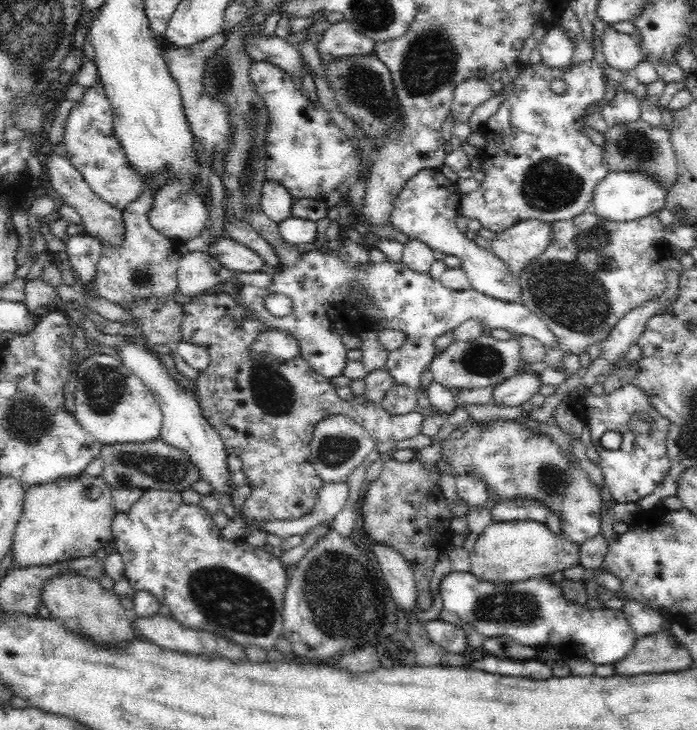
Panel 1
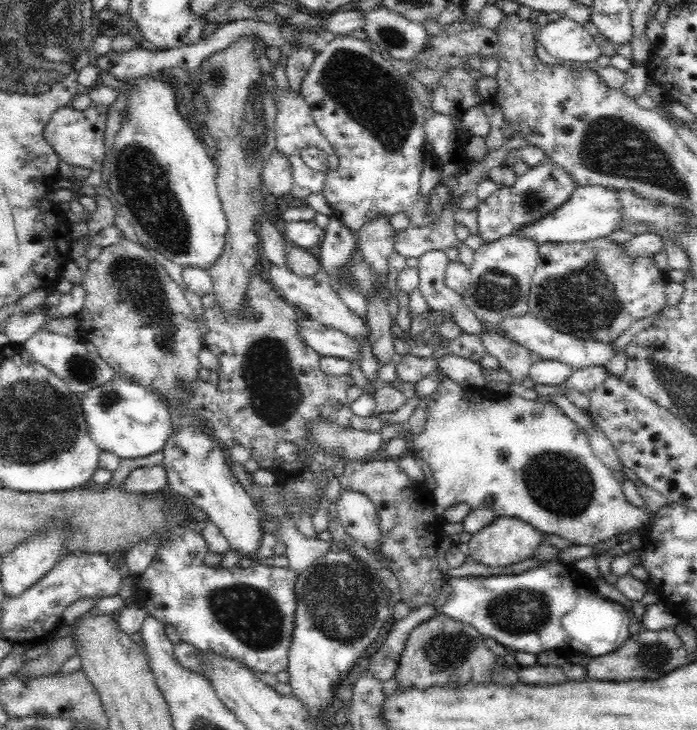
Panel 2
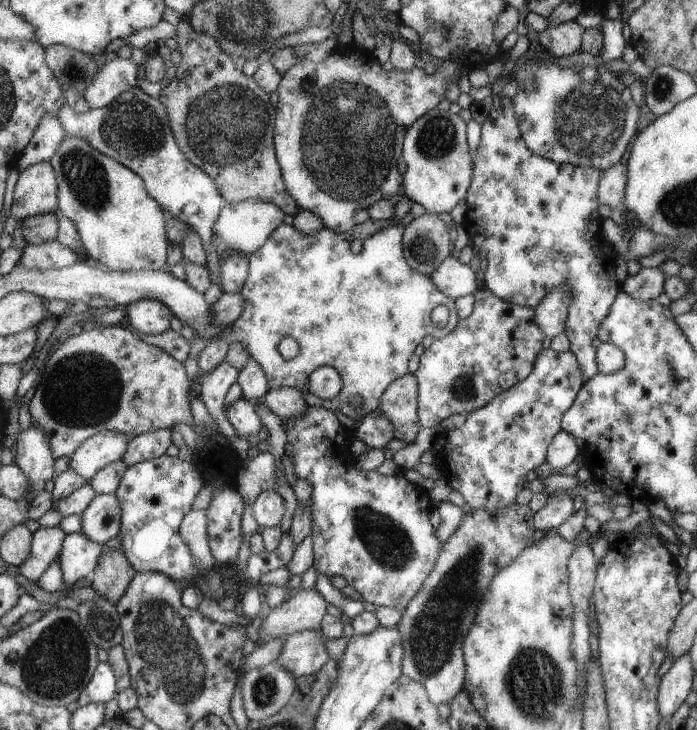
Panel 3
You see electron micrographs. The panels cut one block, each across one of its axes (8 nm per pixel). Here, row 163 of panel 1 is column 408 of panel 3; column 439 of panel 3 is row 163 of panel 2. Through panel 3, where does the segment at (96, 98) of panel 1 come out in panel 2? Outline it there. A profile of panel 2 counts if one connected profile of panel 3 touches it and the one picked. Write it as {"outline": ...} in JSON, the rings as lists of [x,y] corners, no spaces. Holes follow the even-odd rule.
{"outline":[[[71,105],[56,109],[43,128],[43,139],[55,150],[59,161],[70,166],[101,170],[104,156],[104,130],[106,128],[106,106],[88,107],[80,111]]]}

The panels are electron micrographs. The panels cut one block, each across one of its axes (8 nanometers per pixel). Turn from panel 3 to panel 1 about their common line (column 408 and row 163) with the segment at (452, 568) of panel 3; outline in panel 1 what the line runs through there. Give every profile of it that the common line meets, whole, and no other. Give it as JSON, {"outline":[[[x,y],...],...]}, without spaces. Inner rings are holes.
{"outline":[[[641,118],[632,120],[632,122],[620,122],[620,124],[612,124],[607,126],[607,130],[602,132],[604,144],[600,146],[603,151],[603,165],[610,171],[646,171],[650,172],[664,187],[667,193],[671,191],[672,185],[677,181],[678,169],[677,158],[673,144],[671,143],[670,133],[661,124],[653,126],[652,122],[644,121]]]}

